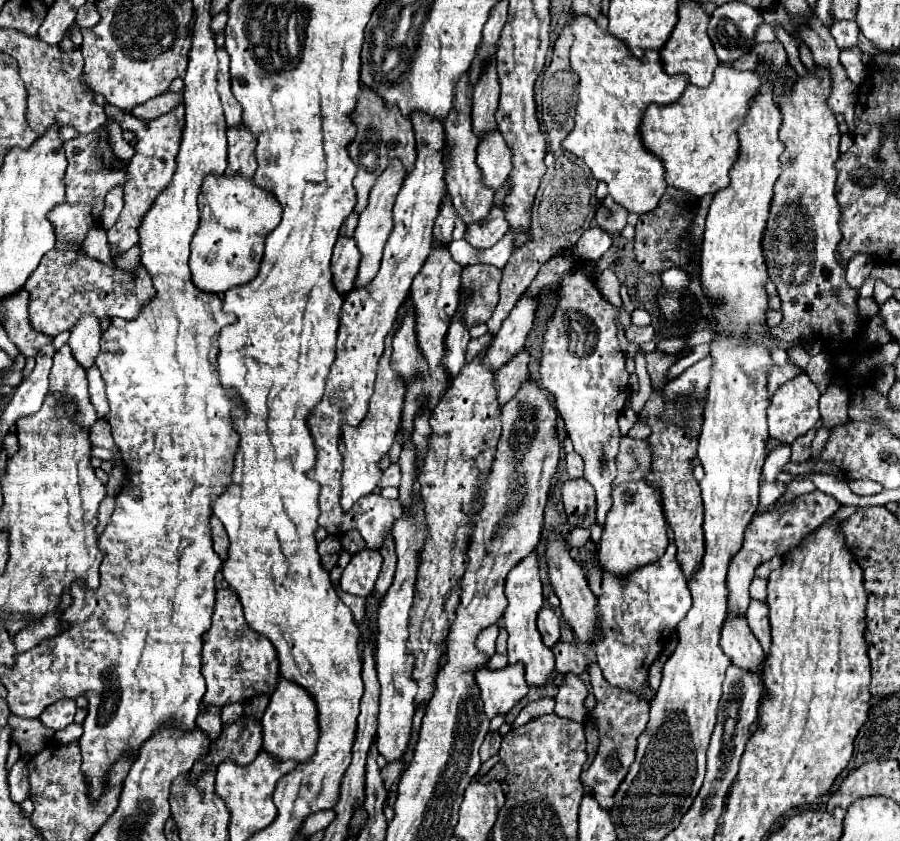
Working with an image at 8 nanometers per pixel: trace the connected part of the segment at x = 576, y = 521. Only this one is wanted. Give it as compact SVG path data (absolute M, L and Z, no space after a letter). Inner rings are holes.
M570 480L562 486L562 500L572 526L590 528L596 524L596 498L594 488L584 480Z

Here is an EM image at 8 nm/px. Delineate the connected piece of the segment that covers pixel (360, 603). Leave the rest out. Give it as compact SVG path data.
M338 584L334 585L334 588L337 594L340 594L340 600L352 610L352 614L354 614L354 618L356 618L356 622L360 624L362 622L362 614L364 614L364 598L360 598L360 596L350 596L350 594L346 594L346 592L342 592L340 586Z

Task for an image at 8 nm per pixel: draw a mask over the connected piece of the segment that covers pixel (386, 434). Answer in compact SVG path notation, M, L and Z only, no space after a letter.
M390 332L390 340L386 340L386 352L380 356L380 362L378 362L376 388L370 398L366 418L360 422L360 426L342 426L340 450L344 456L344 472L342 472L342 508L344 510L350 510L352 504L358 498L362 498L364 494L374 492L374 488L378 486L380 474L382 474L378 468L378 462L390 450L390 446L394 442L394 434L398 432L398 426L400 426L402 398L404 398L406 390L402 390L402 386L398 386L398 378L394 378L394 370L390 370L392 336L394 336L394 332Z

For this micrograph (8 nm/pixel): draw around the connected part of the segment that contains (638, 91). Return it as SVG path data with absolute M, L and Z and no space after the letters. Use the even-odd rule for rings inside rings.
M576 16L572 24L572 34L574 34L574 44L570 50L570 66L578 74L580 82L580 92L578 92L578 106L576 106L576 116L574 116L574 128L564 140L564 148L572 152L574 156L580 156L584 164L592 170L592 176L598 182L608 184L608 192L614 198L614 202L620 202L628 212L634 214L646 214L658 206L658 200L662 198L666 190L664 182L664 168L662 160L650 154L640 140L640 120L644 110L650 104L672 104L676 102L682 92L688 86L688 78L684 76L668 76L662 70L662 62L658 52L646 50L642 58L634 58L626 44L618 38L614 38L610 32L600 30L598 24L588 18L588 16Z

